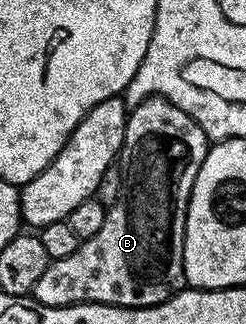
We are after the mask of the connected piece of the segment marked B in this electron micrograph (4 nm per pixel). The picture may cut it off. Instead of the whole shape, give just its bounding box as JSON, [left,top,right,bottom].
[30,95,210,307]

